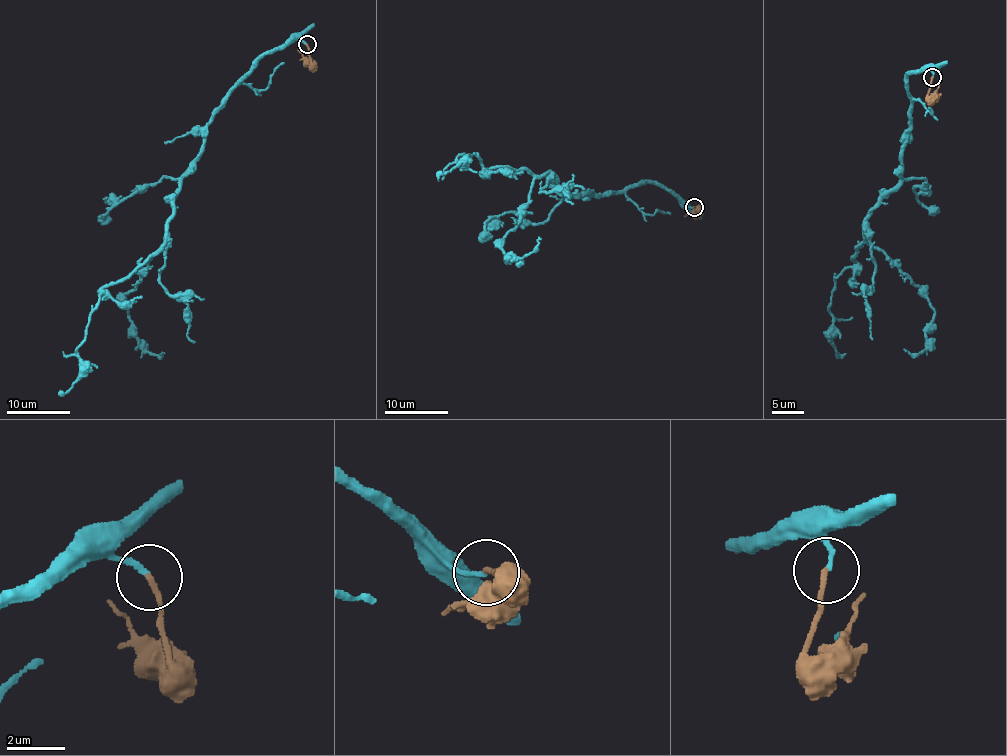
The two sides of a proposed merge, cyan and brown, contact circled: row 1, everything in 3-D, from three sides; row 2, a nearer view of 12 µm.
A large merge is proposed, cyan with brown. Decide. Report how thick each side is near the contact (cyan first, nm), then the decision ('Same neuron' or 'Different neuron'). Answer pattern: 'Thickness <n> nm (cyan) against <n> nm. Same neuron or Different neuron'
Thickness 160 nm (cyan) against 180 nm. Same neuron

